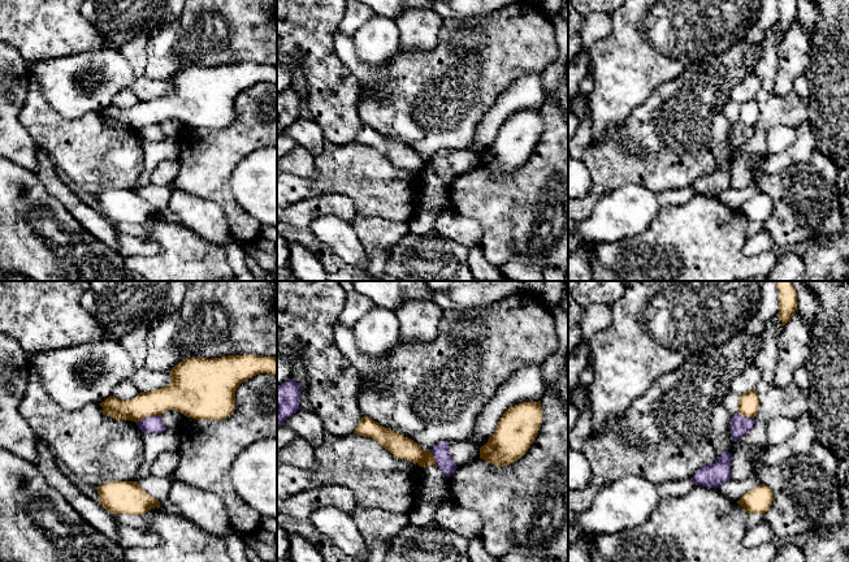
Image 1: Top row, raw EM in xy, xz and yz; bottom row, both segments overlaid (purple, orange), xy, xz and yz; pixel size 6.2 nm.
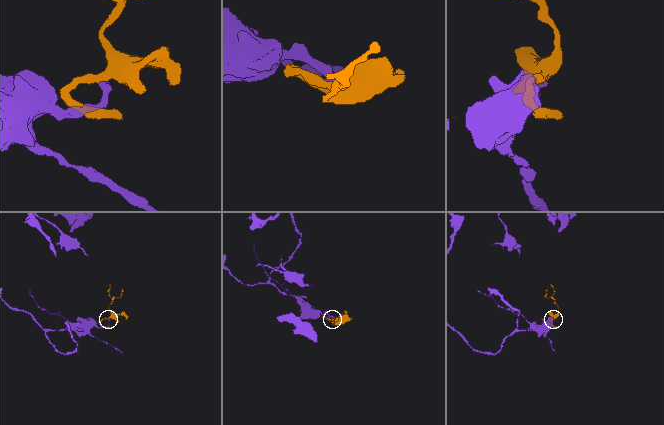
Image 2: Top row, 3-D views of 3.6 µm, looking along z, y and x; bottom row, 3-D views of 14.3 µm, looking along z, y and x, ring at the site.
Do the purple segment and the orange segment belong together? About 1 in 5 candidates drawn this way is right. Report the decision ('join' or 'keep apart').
keep apart

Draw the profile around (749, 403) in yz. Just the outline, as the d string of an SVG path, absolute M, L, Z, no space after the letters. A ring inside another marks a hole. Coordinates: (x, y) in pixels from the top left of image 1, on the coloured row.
M749 390L738 398L738 414L746 418L754 418L758 414L759 405L757 390Z

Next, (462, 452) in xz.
M449 441L447 450L456 467L480 458L480 448L469 441Z

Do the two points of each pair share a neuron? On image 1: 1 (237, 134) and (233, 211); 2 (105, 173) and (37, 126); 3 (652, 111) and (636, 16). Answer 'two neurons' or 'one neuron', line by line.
1: one neuron
2: one neuron
3: two neurons

